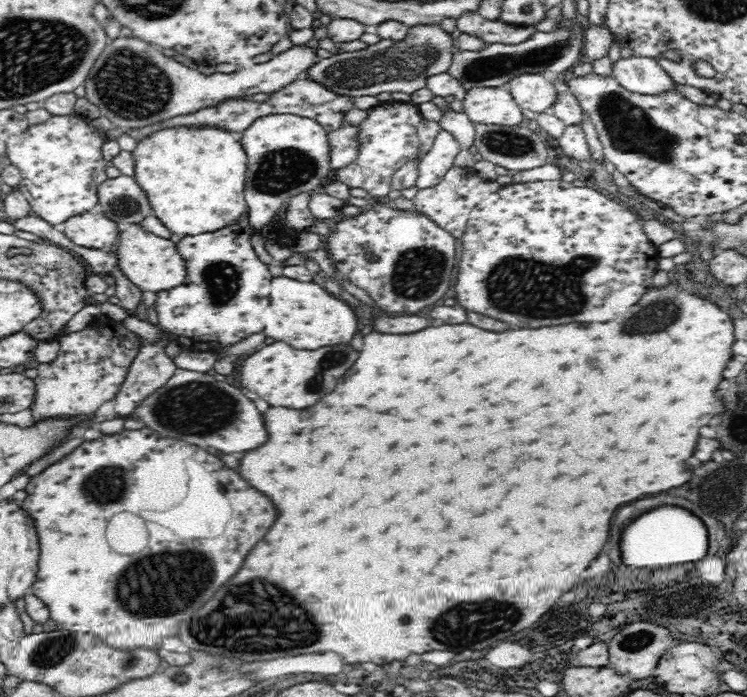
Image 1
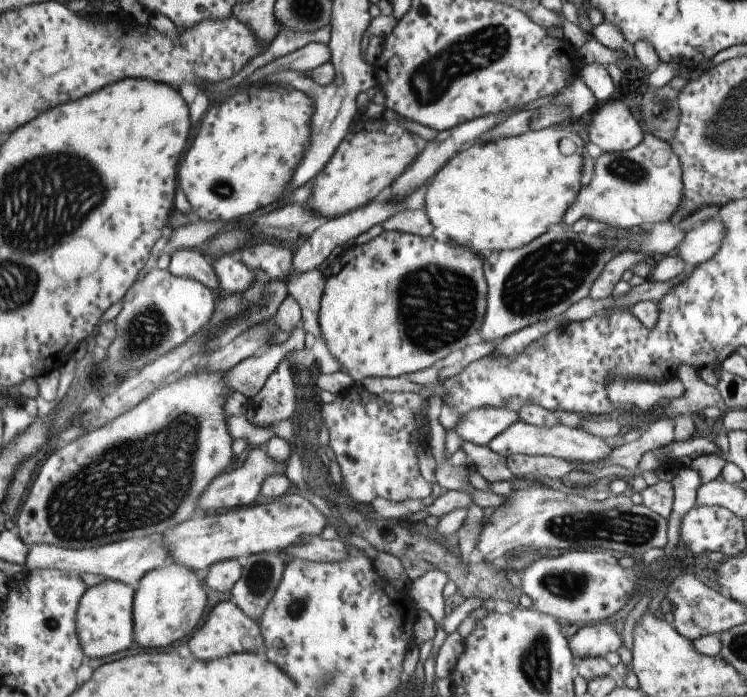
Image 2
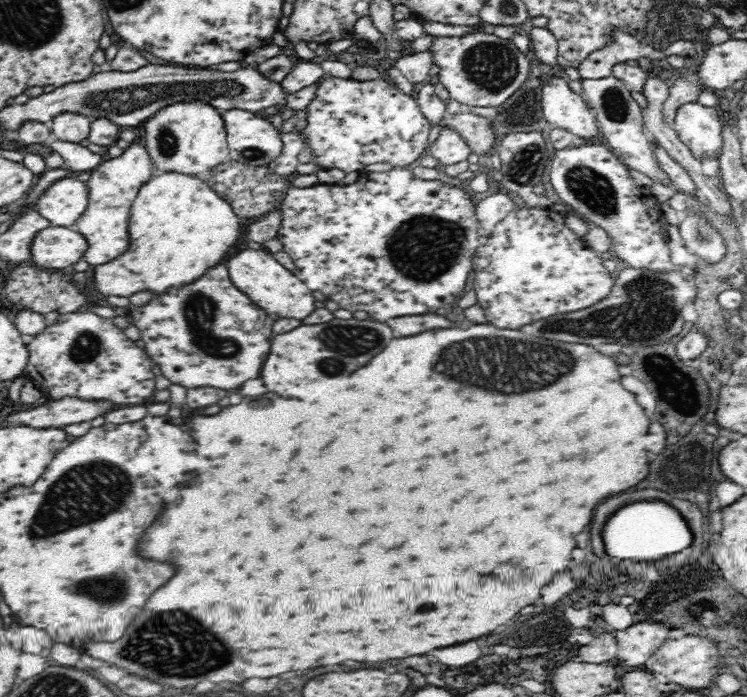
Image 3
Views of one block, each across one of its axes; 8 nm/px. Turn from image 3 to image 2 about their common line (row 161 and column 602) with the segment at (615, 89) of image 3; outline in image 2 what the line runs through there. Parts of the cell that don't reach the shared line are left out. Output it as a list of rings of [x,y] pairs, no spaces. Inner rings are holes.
[[[603,620],[579,626],[575,635],[568,639],[568,648],[572,656],[577,659],[585,656],[604,658],[609,652],[616,652],[622,638],[613,625]]]

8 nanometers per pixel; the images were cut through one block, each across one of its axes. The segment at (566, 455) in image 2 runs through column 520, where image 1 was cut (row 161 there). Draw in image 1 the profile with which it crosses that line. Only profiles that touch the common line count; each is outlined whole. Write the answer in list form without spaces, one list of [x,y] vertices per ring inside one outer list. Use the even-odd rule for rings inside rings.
[[[442,129],[432,148],[422,156],[416,181],[418,188],[436,186],[444,175],[454,167],[454,160],[461,151],[460,143],[450,132]]]

